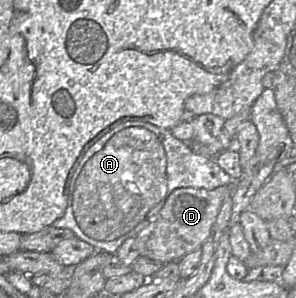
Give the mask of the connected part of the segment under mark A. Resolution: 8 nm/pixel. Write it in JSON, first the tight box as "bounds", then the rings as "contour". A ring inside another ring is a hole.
{"bounds":[52,121,233,254],"contour":[[[127,121],[123,123],[114,123],[111,126],[100,131],[94,138],[90,139],[82,149],[75,165],[72,168],[72,180],[69,186],[67,208],[64,215],[55,220],[52,226],[55,228],[68,229],[76,237],[90,244],[96,249],[96,252],[106,252],[115,254],[122,243],[128,238],[134,238],[143,228],[147,227],[156,217],[163,207],[168,195],[175,189],[183,187],[203,188],[213,190],[217,187],[233,183],[233,180],[216,163],[215,159],[208,159],[194,153],[188,146],[188,142],[183,142],[175,138],[168,129],[159,128],[153,124],[143,121]]]}

